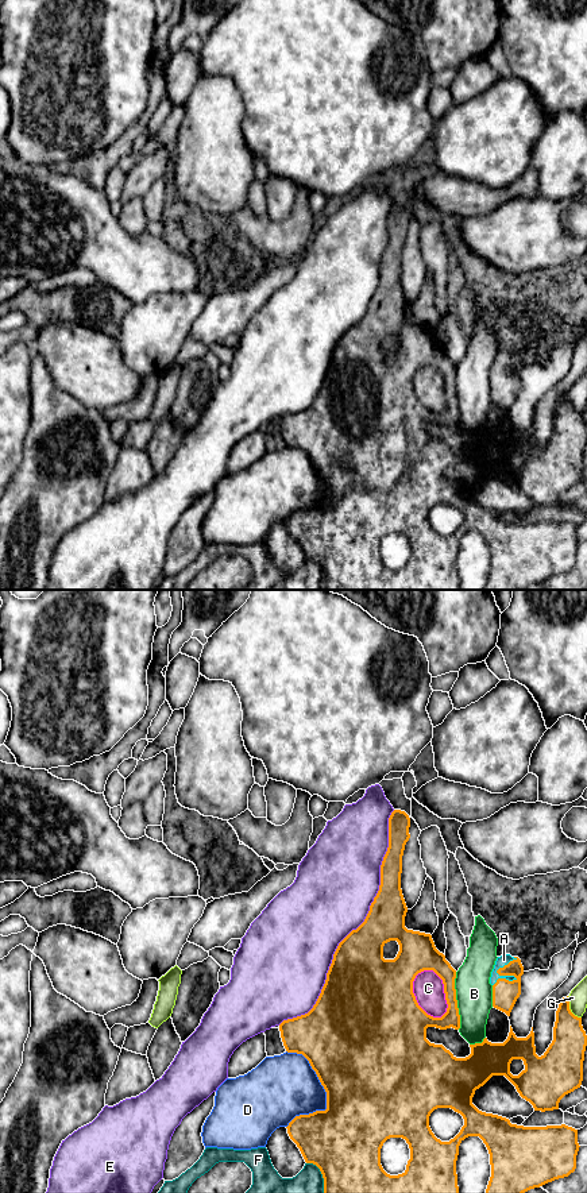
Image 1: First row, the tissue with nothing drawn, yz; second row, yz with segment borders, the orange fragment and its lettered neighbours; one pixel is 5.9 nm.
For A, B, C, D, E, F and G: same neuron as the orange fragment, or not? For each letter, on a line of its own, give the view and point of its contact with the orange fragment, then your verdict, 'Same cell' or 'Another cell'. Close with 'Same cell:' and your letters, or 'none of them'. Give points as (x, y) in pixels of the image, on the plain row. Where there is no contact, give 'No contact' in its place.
A: Touches orange at yz (498, 365). Same cell
B: Touches orange at yz (456, 396). Another cell
C: Touches orange at yz (444, 386). Another cell
D: Touches orange at yz (327, 490). Another cell
E: Touches orange at yz (359, 321). Another cell
F: Touches orange at yz (323, 571). Another cell
G: Touches orange at yz (568, 404). Another cell
Same cell: A

